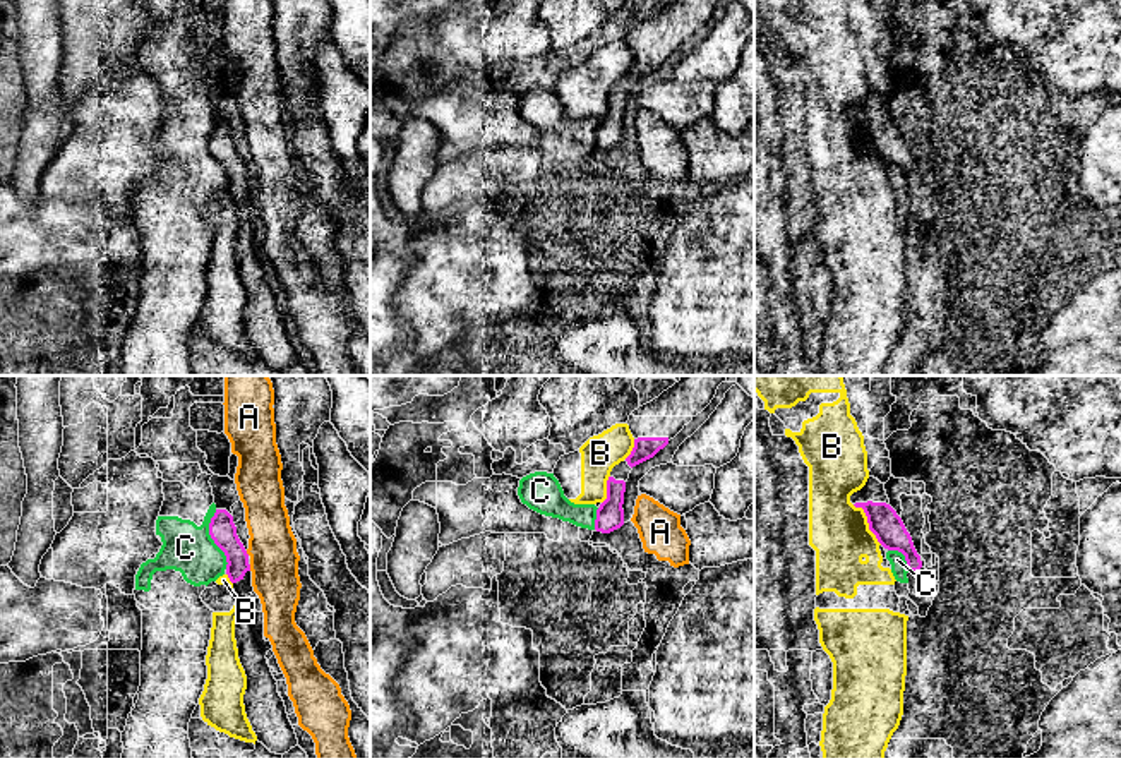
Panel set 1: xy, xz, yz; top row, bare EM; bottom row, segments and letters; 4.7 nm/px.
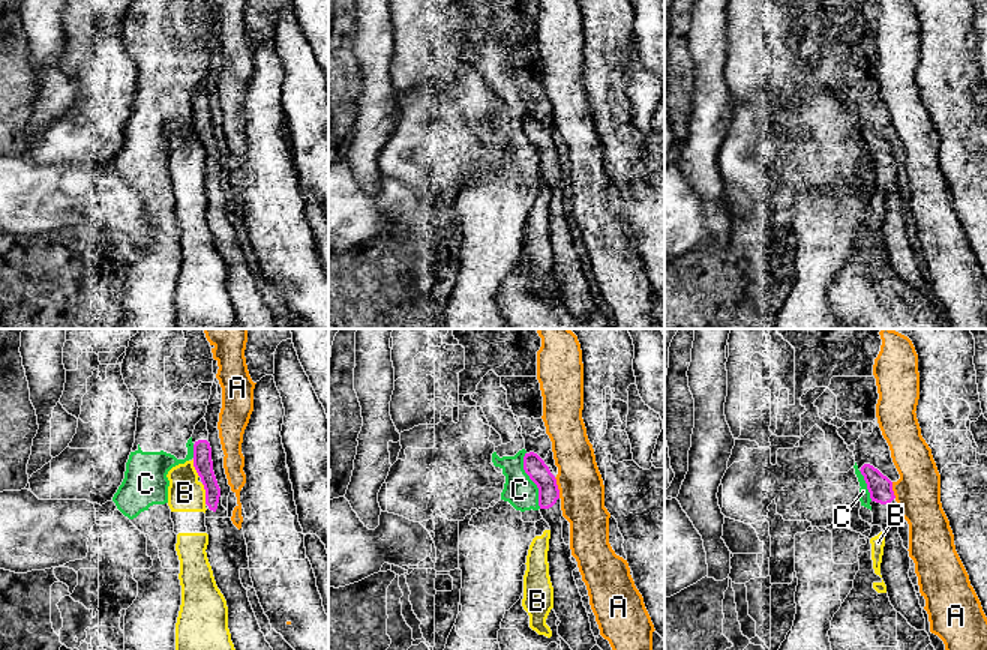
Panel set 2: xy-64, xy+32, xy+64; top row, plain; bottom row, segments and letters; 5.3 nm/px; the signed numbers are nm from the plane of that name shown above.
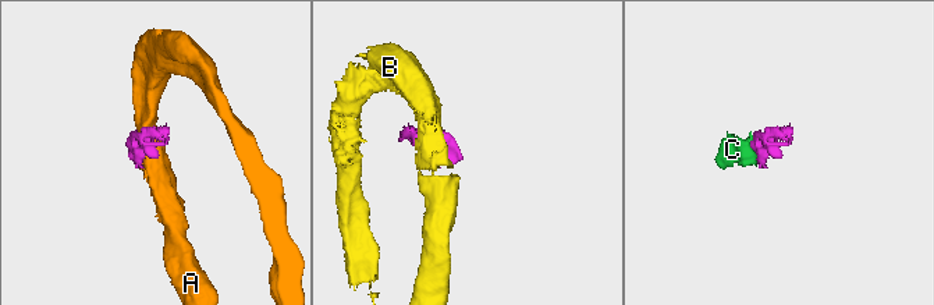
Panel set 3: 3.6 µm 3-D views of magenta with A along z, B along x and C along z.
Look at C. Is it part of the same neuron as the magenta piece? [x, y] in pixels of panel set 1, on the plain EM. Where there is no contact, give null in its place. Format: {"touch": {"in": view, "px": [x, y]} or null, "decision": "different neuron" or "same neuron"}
{"touch": {"in": "xy", "px": [211, 153]}, "decision": "different neuron"}

